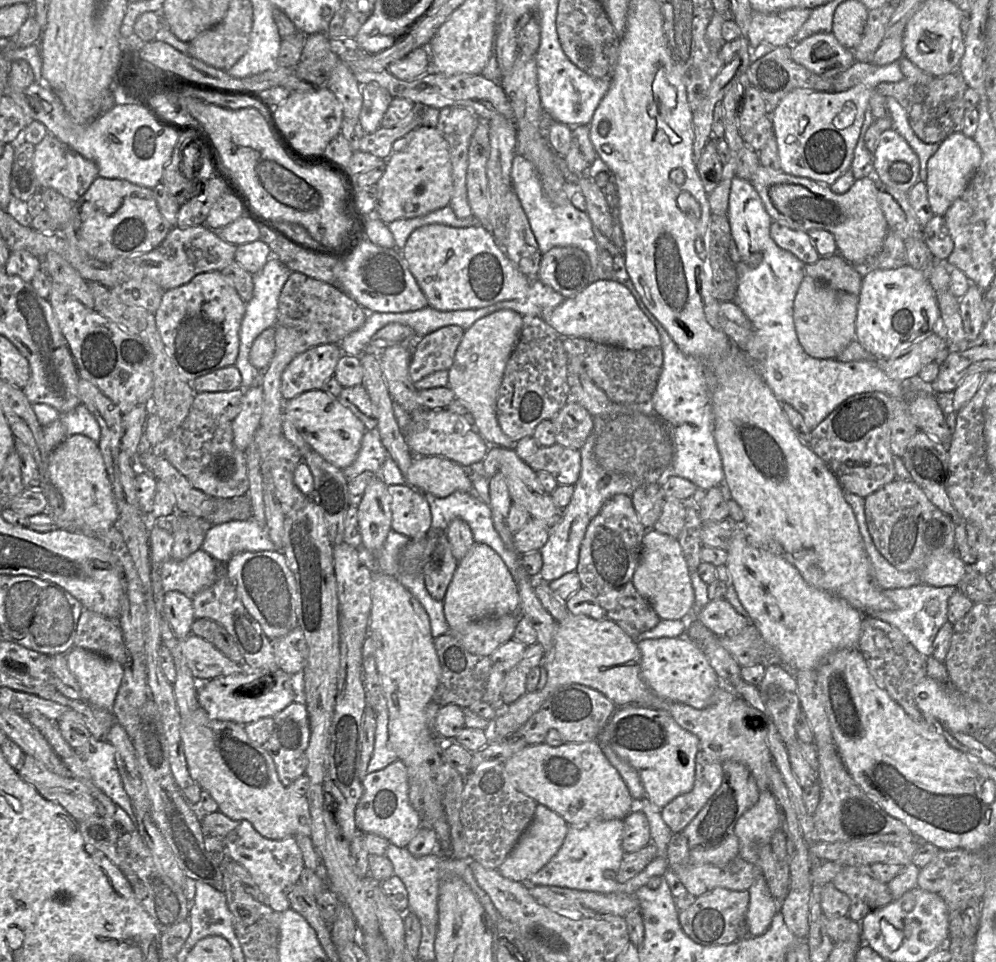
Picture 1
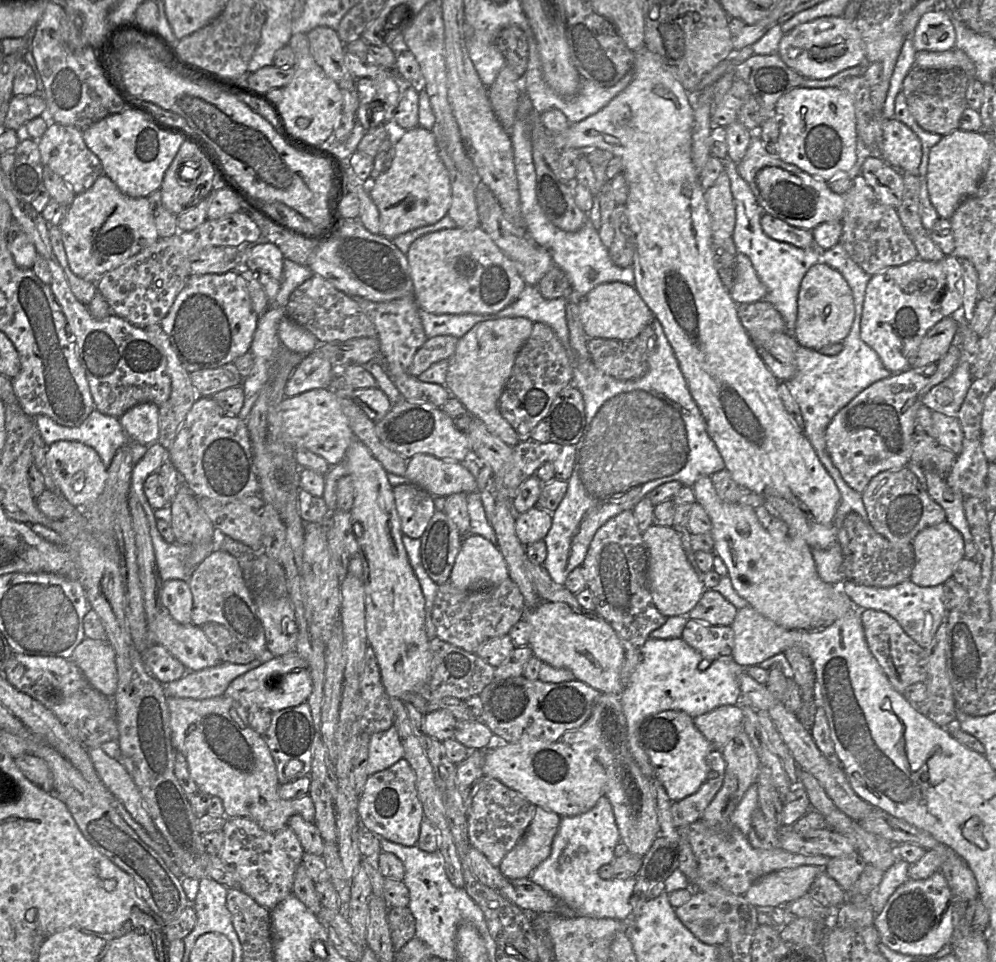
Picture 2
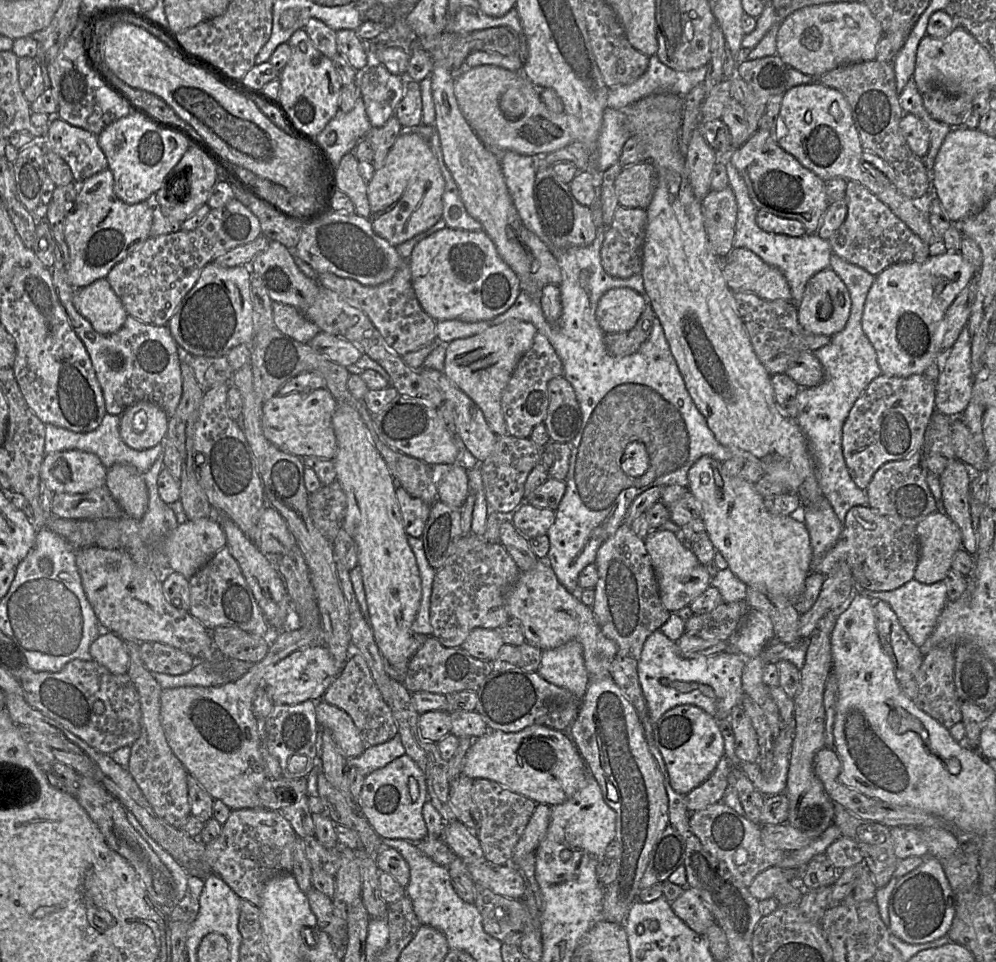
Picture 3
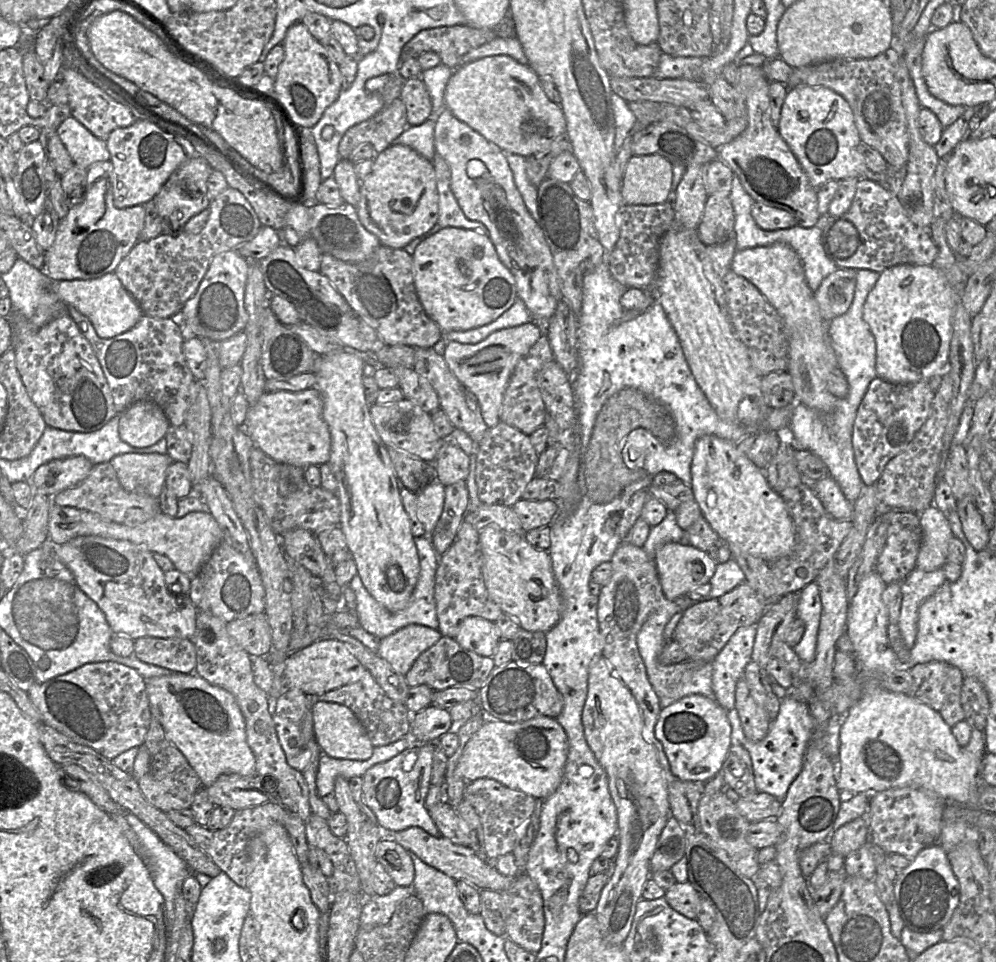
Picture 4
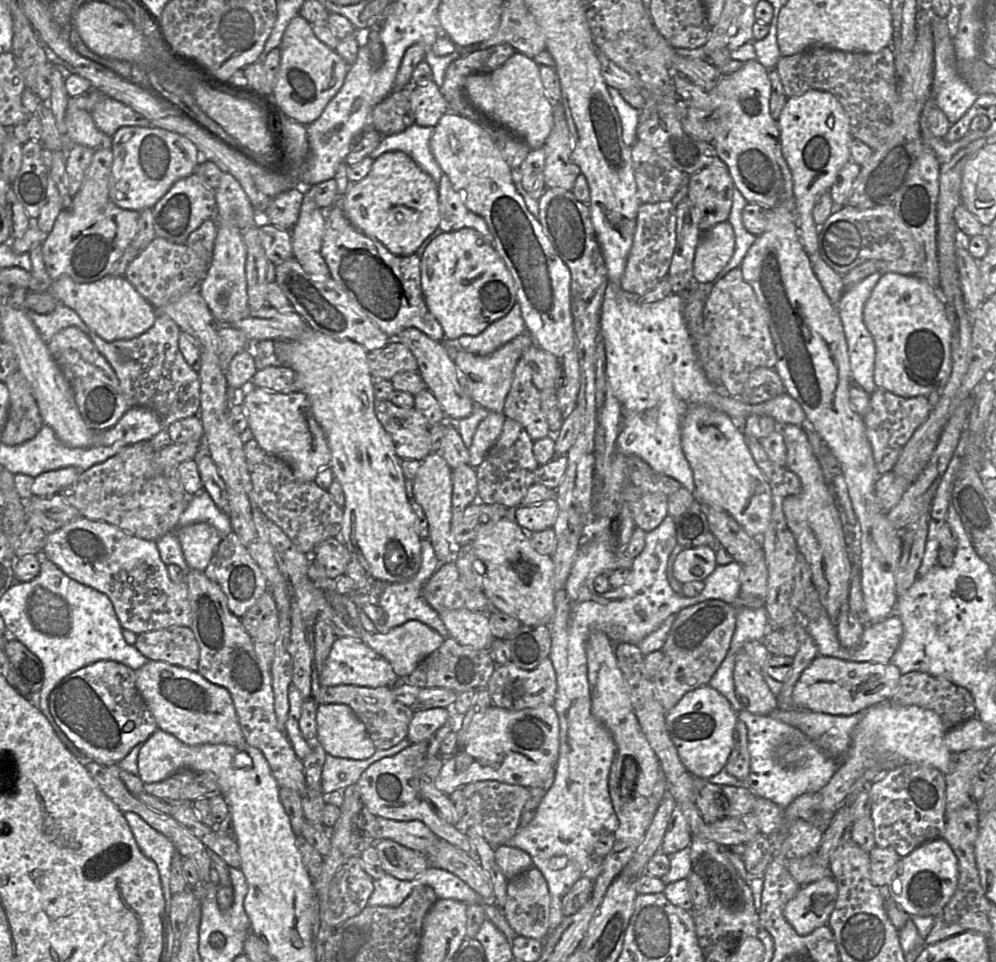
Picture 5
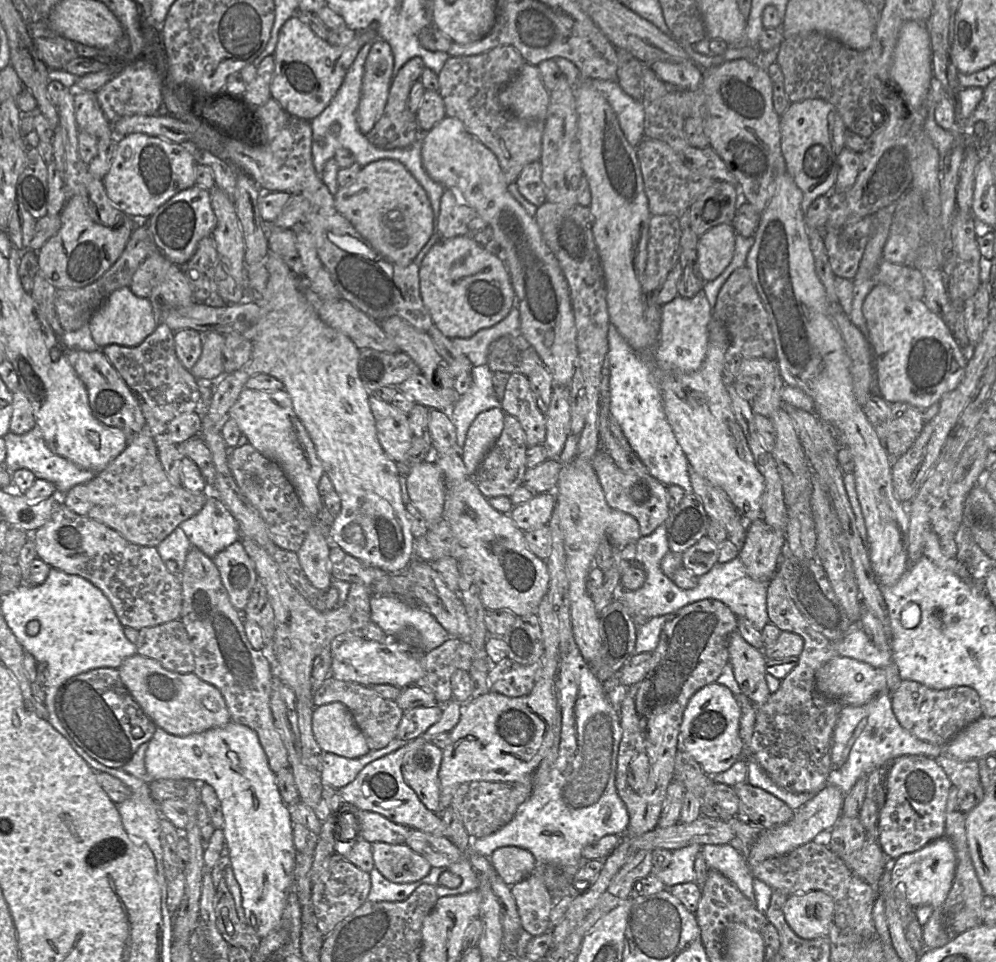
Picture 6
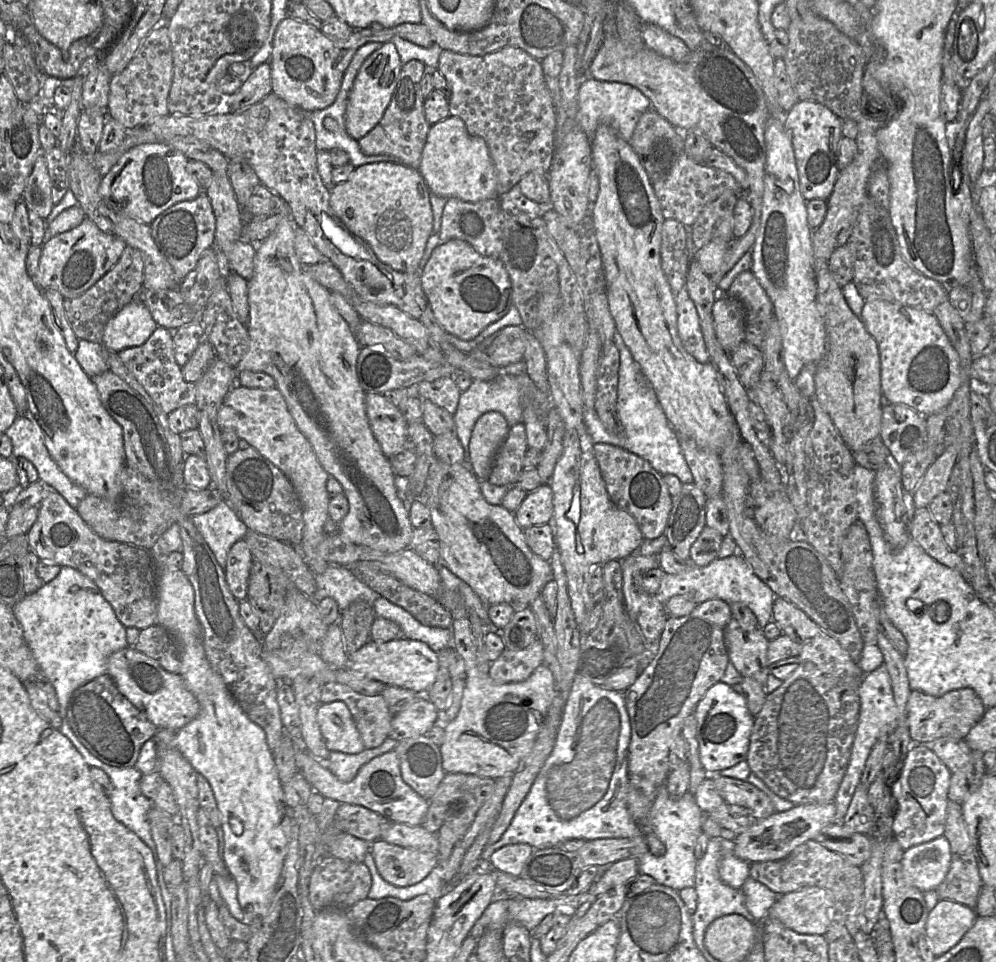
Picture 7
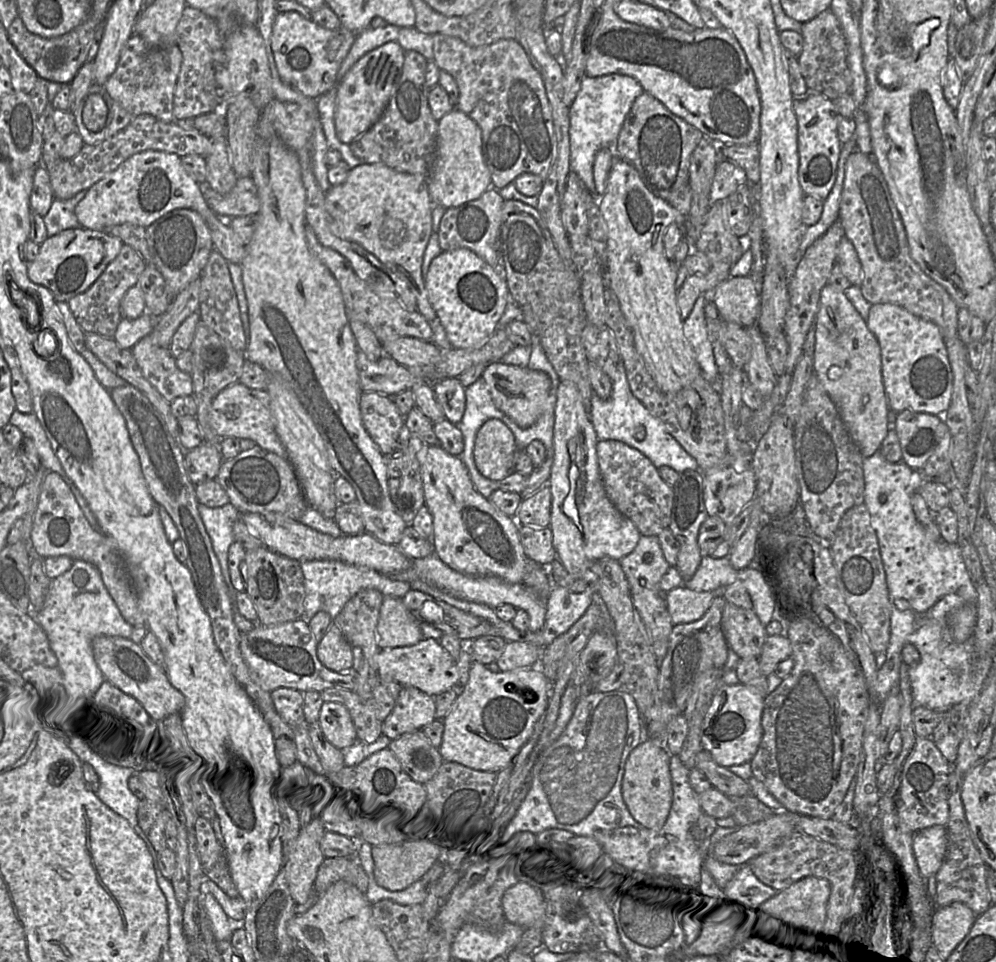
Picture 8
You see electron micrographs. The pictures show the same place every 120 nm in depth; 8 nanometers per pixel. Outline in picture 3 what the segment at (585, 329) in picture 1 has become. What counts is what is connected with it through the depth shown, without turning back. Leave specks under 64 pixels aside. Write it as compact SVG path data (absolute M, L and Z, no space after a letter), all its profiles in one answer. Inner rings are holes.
M628 287L608 290L599 300L596 316L605 334L631 330L645 308L647 299Z

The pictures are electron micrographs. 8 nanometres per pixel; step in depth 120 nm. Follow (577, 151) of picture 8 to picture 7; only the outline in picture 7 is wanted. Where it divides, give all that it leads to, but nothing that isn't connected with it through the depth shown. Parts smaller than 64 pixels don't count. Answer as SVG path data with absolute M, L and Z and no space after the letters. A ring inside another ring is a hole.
M587 77L586 80L582 80L581 85L579 86L578 111L576 119L578 125L586 133L586 135L589 136L590 140L596 129L600 125L605 124L609 126L618 136L629 143L640 116L650 108L651 102L648 97L632 85L621 82L599 81L593 77Z

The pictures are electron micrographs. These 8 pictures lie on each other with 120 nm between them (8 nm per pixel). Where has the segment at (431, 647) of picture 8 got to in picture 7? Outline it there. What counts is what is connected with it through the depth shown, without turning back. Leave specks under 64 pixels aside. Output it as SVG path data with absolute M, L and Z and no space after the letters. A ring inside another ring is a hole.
M401 638L380 642L370 639L359 650L348 655L346 668L361 673L367 679L424 695L436 680L439 657L437 652L421 641Z

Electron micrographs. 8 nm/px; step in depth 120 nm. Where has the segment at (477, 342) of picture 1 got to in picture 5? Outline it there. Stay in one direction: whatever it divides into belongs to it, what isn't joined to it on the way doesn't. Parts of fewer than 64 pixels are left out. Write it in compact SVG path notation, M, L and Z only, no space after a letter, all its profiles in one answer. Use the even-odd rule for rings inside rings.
M524 332L489 355L478 355L463 350L451 354L459 375L458 381L463 391L476 405L489 412L503 413L505 398L512 384L514 369L523 351L534 343L528 332Z

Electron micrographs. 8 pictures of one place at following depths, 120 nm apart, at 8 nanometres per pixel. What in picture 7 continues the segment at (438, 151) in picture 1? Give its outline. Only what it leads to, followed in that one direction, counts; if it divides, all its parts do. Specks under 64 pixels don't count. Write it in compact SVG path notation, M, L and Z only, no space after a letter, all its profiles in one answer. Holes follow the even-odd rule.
M376 162L355 168L350 177L332 187L330 208L347 229L362 240L382 263L395 271L412 274L419 270L427 241L432 234L433 213L430 191L418 169L400 162Z

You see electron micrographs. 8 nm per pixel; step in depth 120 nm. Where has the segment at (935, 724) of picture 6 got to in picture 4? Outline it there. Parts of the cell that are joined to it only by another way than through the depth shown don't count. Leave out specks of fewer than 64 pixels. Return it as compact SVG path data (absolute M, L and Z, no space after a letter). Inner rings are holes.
M930 661L910 667L909 672L912 676L912 685L908 695L912 699L937 711L950 727L965 719L960 701L964 676L957 667L945 662Z

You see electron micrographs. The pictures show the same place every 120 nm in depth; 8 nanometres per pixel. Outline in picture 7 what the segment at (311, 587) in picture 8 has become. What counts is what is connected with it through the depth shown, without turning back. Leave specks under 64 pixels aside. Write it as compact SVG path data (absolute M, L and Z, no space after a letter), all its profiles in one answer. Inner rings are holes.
M329 565L323 573L315 575L315 581L317 588L311 599L318 603L330 597L336 601L340 613L355 601L365 601L373 605L381 597L346 567L338 565Z

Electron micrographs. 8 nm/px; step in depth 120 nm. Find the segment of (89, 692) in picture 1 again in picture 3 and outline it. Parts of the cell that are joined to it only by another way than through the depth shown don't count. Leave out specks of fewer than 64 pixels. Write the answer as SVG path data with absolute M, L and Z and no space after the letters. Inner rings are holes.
M101 634L90 645L89 652L93 661L107 668L112 674L127 672L129 653L125 641L117 634Z

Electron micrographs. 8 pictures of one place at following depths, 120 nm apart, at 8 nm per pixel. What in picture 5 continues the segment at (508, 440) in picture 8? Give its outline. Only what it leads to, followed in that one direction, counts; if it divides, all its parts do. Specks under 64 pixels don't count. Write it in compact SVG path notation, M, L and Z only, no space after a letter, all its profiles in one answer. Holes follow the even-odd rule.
M488 412L481 420L473 436L469 447L469 464L473 468L478 467L490 448L499 438L506 416L503 413Z

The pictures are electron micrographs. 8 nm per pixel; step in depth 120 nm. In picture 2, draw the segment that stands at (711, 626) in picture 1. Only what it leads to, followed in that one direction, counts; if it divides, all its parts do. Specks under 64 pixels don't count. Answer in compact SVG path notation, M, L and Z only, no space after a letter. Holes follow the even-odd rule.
M707 589L689 616L697 621L706 621L713 626L731 626L738 610L714 589Z

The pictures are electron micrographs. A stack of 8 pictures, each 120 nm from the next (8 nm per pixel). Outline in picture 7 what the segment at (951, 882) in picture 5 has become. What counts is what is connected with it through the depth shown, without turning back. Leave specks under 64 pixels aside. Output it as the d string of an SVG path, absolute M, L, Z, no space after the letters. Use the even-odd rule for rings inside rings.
M942 835L905 850L902 870L906 881L924 893L938 888L948 873L950 863L950 844Z

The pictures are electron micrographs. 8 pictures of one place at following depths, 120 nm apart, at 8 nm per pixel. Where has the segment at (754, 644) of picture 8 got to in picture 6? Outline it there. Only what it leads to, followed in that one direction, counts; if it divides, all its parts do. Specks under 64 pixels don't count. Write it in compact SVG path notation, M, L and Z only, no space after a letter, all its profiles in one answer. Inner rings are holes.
M738 630L729 637L729 662L741 692L755 705L763 705L771 695L766 681L766 657L745 641Z

